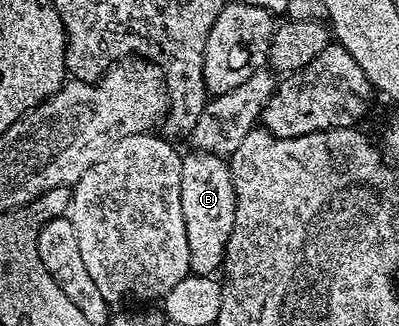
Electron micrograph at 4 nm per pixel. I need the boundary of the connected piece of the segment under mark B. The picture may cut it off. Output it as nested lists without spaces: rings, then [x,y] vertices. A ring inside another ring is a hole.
[[[196,149],[190,152],[190,155],[186,154],[181,160],[181,200],[183,225],[187,229],[189,270],[195,275],[213,275],[222,270],[225,262],[225,246],[235,225],[235,180],[230,164],[222,156]]]

